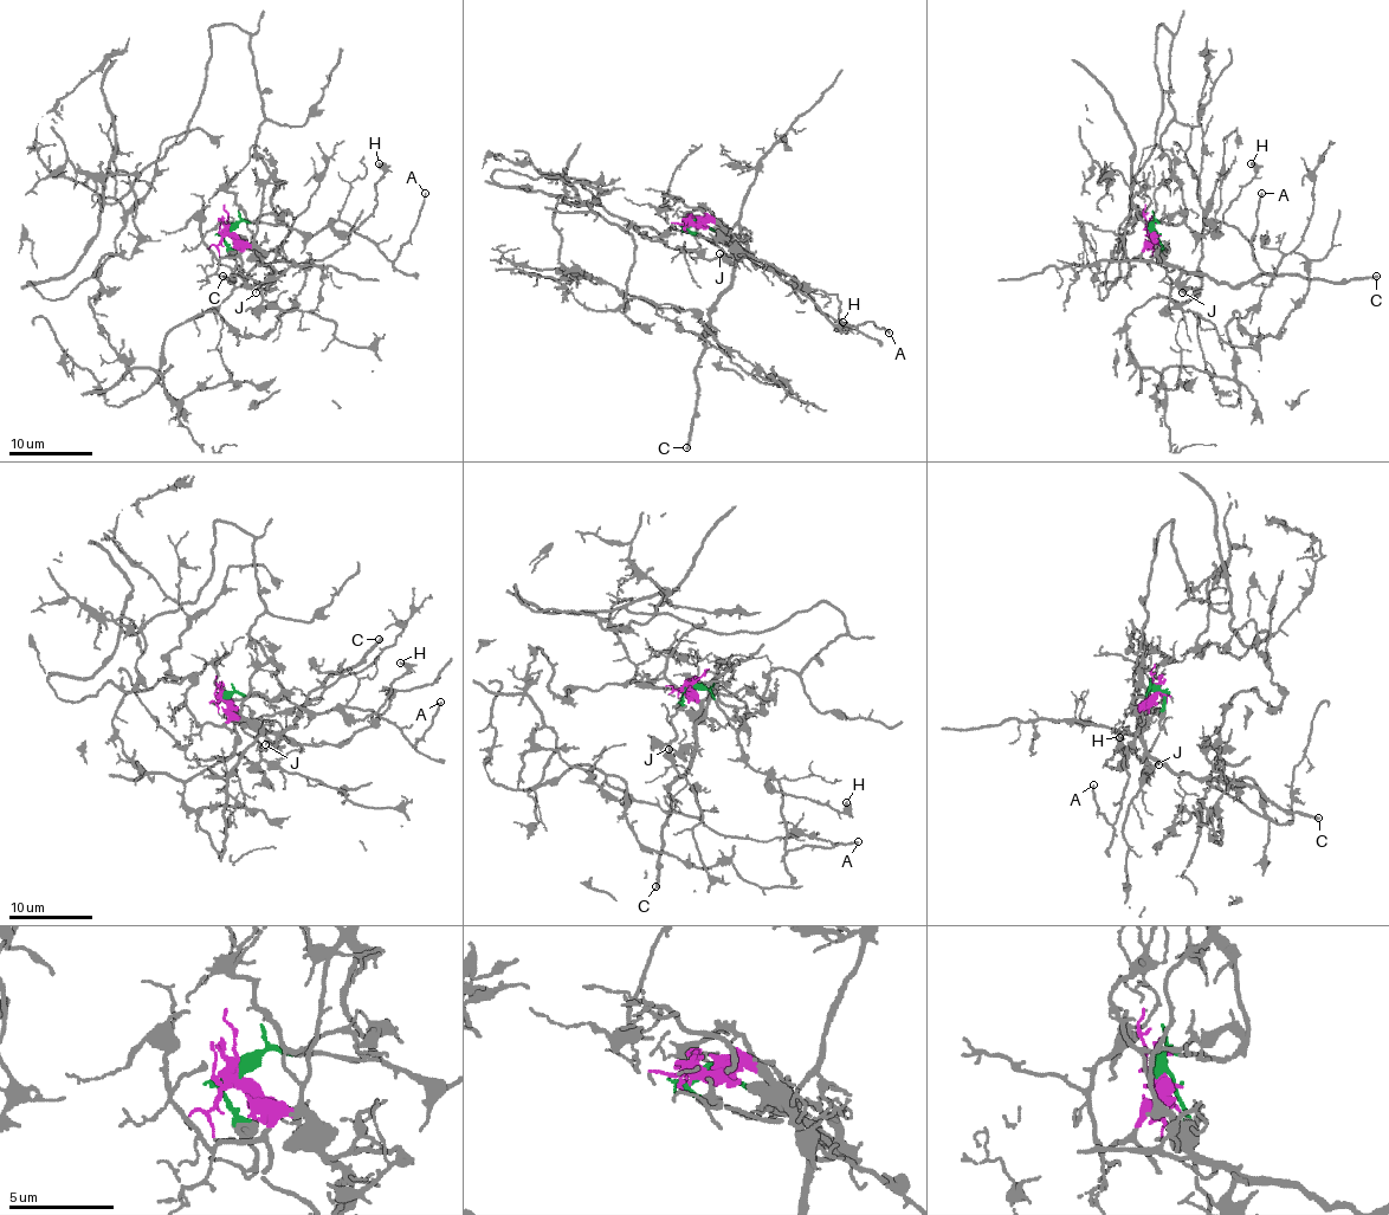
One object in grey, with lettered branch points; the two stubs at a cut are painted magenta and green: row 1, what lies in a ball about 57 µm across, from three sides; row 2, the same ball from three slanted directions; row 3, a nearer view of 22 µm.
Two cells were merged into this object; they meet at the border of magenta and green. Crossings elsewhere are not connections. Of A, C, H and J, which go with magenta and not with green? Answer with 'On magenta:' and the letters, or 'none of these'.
On magenta: C, J

